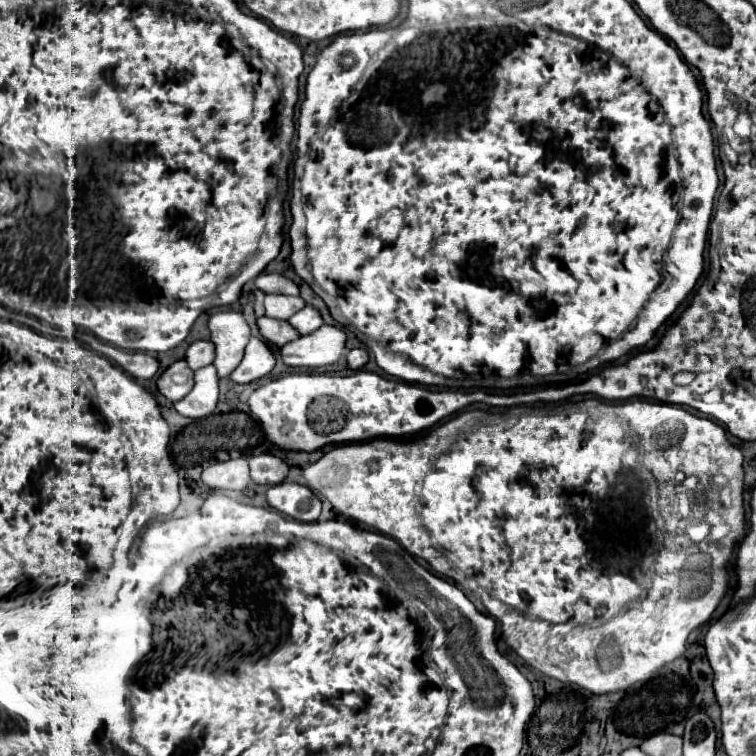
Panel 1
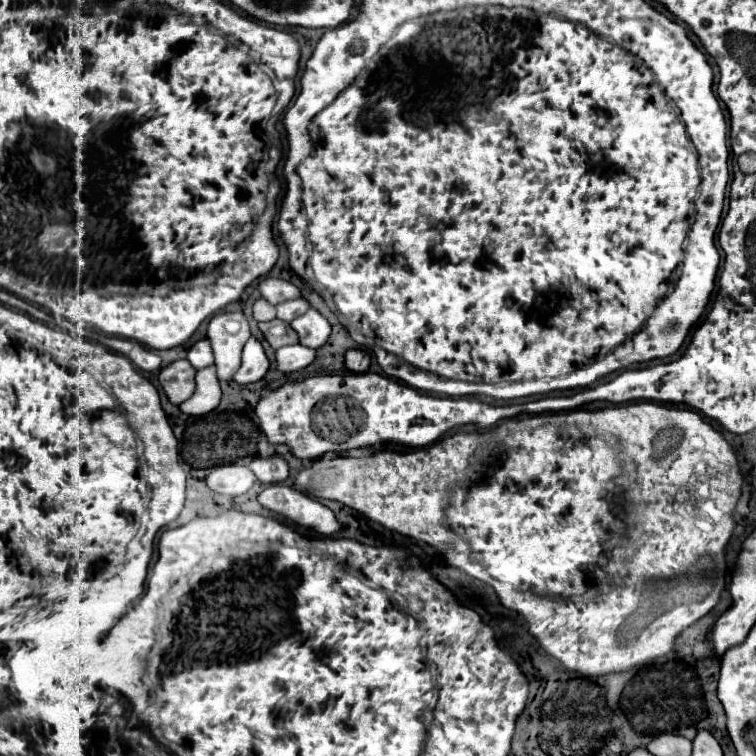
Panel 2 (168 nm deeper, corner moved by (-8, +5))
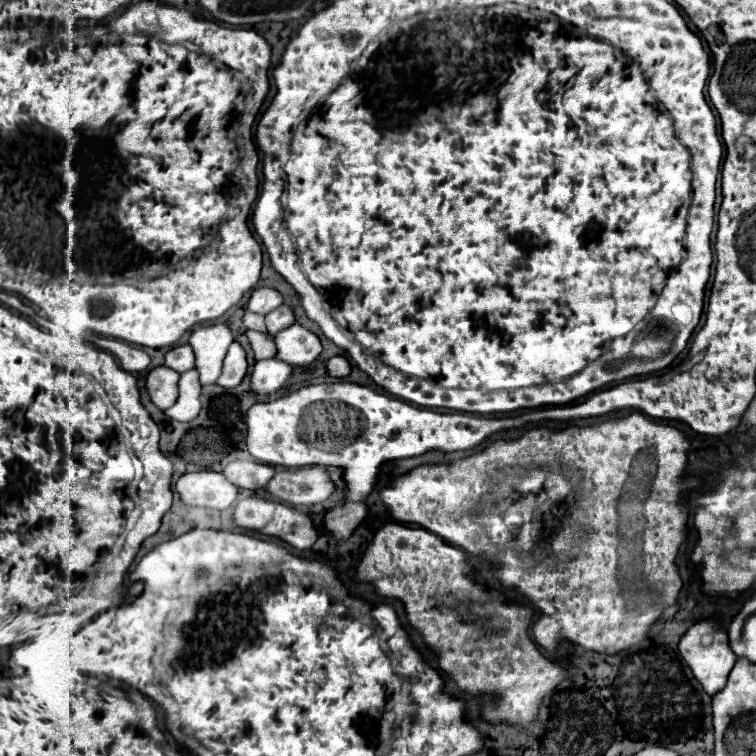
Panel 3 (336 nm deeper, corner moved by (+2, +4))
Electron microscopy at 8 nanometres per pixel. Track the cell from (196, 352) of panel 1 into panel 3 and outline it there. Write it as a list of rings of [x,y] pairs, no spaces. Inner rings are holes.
[[[188,344],[170,348],[166,352],[166,356],[164,356],[164,366],[172,368],[178,374],[182,374],[186,370],[192,370],[194,368],[194,352],[192,352],[192,348]]]

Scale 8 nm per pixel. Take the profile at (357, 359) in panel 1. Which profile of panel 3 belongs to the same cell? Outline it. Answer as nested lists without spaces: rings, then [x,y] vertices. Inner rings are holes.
[[[344,356],[330,358],[328,364],[326,364],[326,368],[328,368],[328,374],[332,378],[346,378],[350,374],[350,362]]]

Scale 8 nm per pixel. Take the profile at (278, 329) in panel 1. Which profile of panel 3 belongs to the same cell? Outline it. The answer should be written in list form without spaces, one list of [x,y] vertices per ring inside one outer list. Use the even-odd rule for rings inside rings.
[[[248,330],[246,336],[250,340],[250,346],[254,350],[256,360],[266,360],[266,358],[274,358],[276,356],[276,344],[274,344],[272,336],[264,336],[264,334],[254,332],[254,330]]]

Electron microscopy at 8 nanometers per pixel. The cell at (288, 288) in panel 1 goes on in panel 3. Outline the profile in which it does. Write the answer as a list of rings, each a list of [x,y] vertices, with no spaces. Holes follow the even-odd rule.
[[[254,288],[252,296],[246,304],[246,310],[256,312],[256,314],[268,314],[274,308],[278,308],[280,304],[282,304],[280,292],[272,290],[272,288]]]

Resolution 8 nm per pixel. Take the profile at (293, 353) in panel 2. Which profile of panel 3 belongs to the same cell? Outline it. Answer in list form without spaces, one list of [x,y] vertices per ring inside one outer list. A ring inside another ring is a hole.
[[[276,358],[258,360],[252,370],[252,376],[250,376],[250,390],[254,394],[268,396],[286,384],[290,372],[292,372],[292,368],[288,364],[284,364],[282,360],[276,360]]]

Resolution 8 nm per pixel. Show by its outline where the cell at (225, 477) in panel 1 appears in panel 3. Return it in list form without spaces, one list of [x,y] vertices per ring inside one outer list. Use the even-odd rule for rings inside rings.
[[[196,470],[186,472],[176,482],[176,492],[186,506],[226,510],[236,502],[238,488],[220,472]]]

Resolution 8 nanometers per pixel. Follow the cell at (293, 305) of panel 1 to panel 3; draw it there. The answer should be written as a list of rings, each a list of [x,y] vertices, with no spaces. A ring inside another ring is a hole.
[[[282,304],[276,310],[266,314],[266,328],[268,328],[270,336],[276,336],[280,330],[288,328],[292,322],[294,322],[294,314],[286,304]]]

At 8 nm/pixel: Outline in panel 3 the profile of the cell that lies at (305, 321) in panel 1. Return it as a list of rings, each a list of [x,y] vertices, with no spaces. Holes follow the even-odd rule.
[[[292,324],[284,332],[276,334],[276,358],[284,360],[292,368],[310,366],[322,352],[322,344],[316,334],[302,328],[300,324]]]

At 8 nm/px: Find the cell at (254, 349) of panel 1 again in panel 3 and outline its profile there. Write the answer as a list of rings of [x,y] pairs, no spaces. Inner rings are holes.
[[[232,342],[228,348],[228,354],[224,358],[224,368],[222,368],[222,374],[218,378],[218,384],[222,388],[238,386],[242,382],[242,378],[246,376],[246,370],[248,370],[246,354],[238,342]]]

